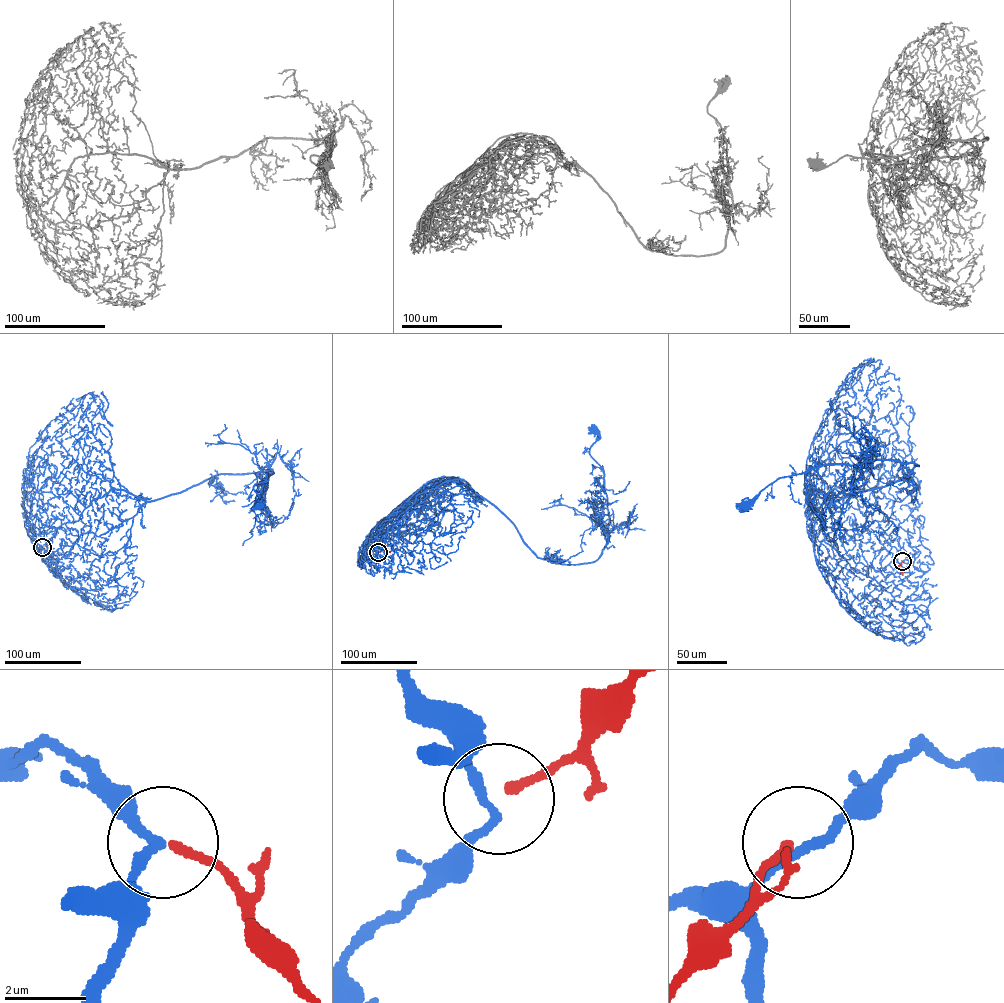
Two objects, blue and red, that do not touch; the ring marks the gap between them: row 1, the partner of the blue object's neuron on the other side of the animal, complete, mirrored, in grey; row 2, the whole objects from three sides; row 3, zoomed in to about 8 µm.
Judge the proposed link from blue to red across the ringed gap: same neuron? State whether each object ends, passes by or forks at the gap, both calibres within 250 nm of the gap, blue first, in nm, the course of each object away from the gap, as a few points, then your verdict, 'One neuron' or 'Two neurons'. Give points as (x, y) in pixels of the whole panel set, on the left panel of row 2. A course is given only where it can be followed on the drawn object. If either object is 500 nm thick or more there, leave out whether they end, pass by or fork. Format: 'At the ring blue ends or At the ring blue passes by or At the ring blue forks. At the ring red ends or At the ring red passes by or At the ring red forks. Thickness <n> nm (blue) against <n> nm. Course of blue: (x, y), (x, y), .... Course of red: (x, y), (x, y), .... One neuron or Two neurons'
At the ring blue passes by. At the ring red ends. Thickness 240 nm (blue) against 220 nm. Course of blue: (42, 548), (51, 554), (81, 534), (100, 536), (146, 502), (218, 475), (271, 469), (253, 486), (259, 506). Course of red: (42, 548), (54, 557). Two neurons

